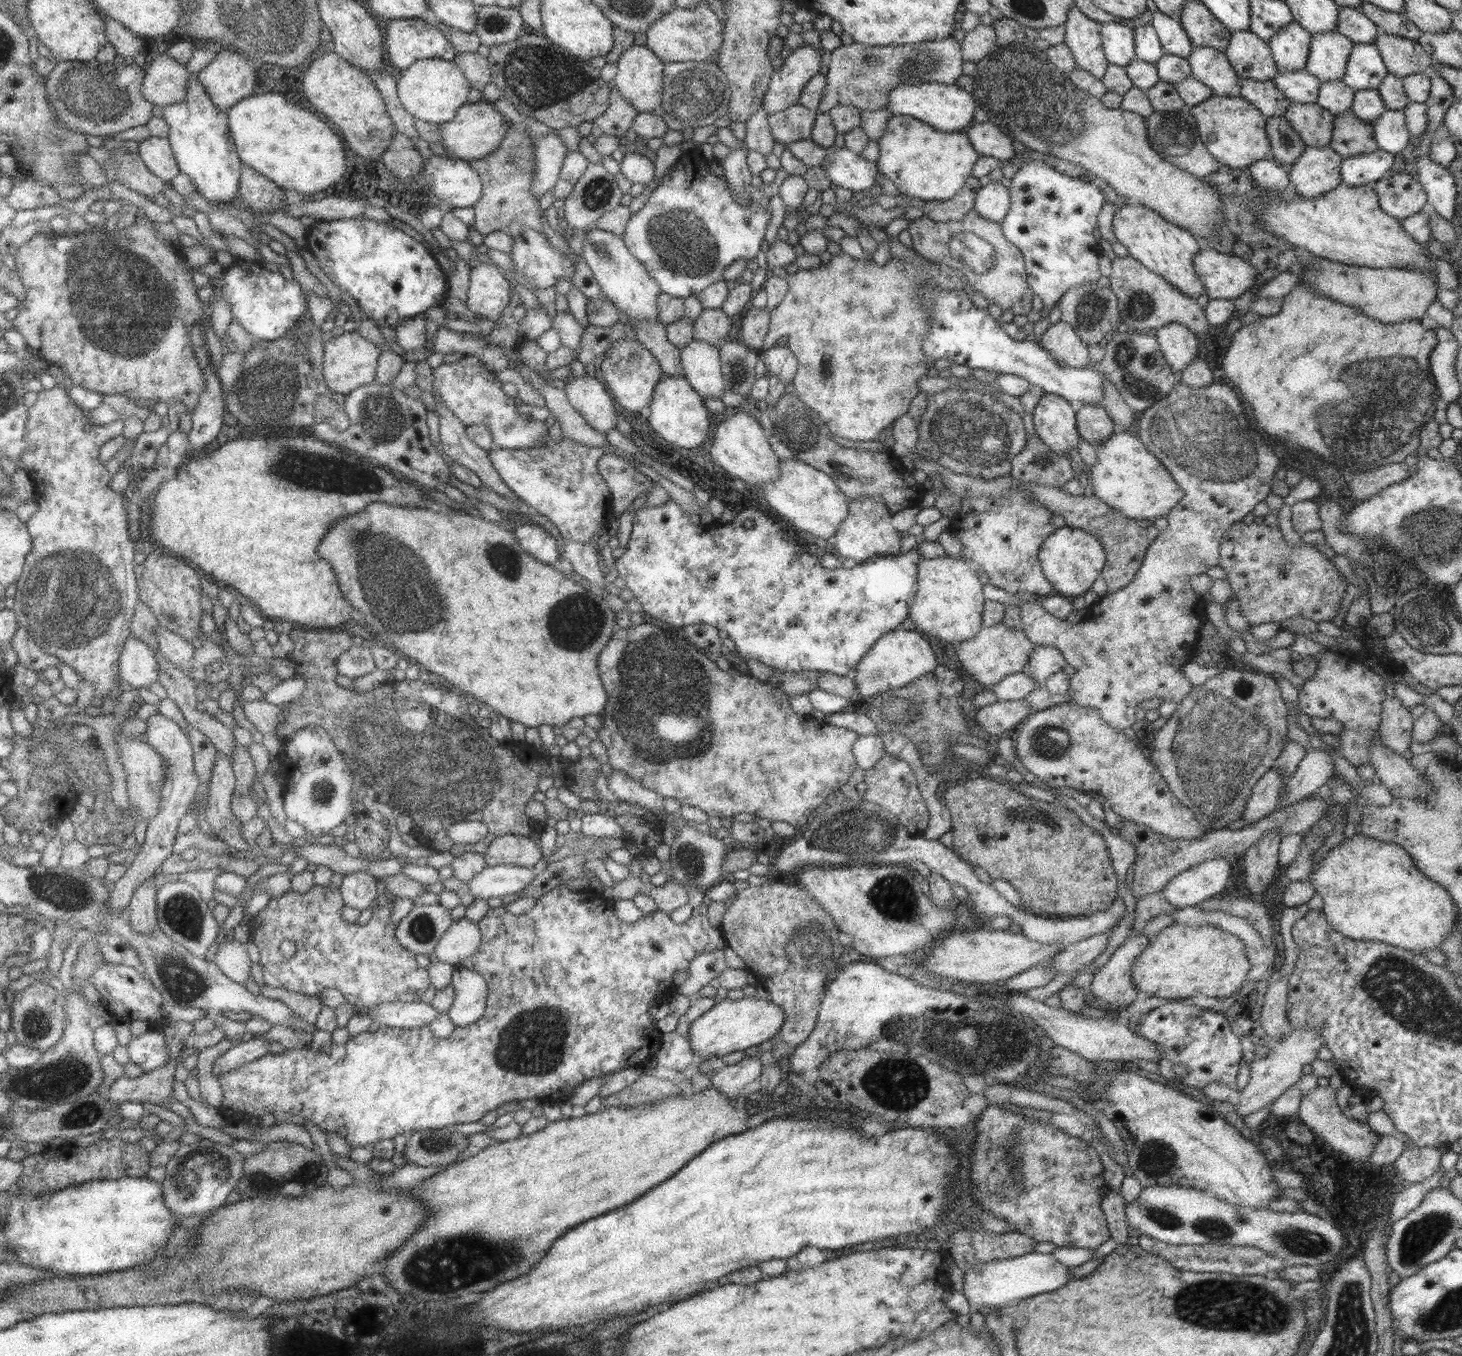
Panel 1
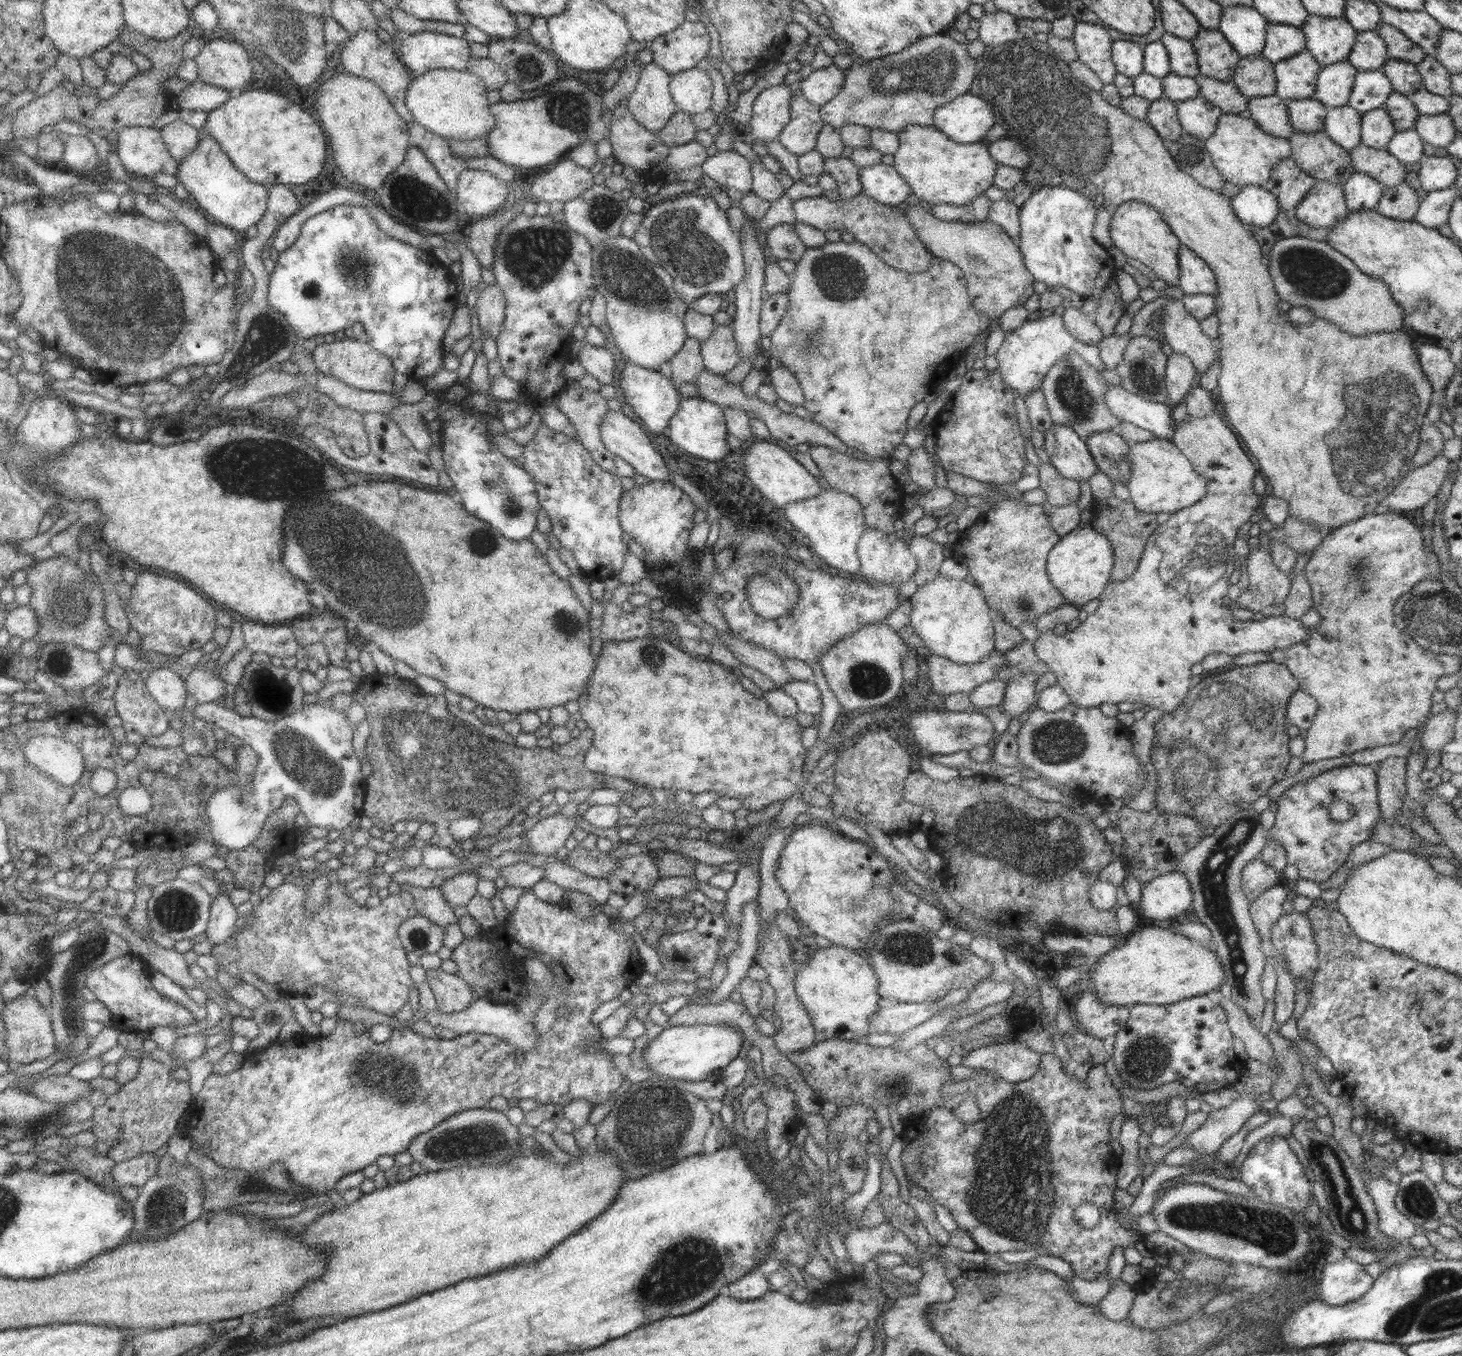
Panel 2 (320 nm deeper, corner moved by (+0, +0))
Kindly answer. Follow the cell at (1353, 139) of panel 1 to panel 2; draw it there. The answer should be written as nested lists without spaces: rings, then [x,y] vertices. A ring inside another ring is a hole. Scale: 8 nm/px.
[[[1358,144],[1349,152],[1351,166],[1354,172],[1362,172],[1380,182],[1385,189],[1397,186],[1405,178],[1405,169],[1395,156],[1386,149],[1369,148]]]

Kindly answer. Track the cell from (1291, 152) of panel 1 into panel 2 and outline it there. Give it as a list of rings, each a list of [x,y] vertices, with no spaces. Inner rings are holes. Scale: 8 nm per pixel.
[[[1288,157],[1271,168],[1269,180],[1263,188],[1274,196],[1281,211],[1293,215],[1295,207],[1315,183],[1312,176],[1299,169],[1295,161]]]

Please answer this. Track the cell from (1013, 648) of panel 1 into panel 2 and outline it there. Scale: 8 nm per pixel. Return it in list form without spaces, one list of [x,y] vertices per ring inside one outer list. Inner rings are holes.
[[[993,649],[981,662],[955,664],[949,659],[930,655],[927,659],[927,676],[934,694],[948,695],[954,692],[971,692],[981,683],[994,678],[994,674],[1006,663],[1004,653]]]

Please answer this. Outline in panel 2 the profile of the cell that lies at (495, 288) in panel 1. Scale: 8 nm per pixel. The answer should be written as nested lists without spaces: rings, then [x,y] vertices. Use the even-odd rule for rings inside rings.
[[[486,285],[479,292],[474,306],[480,332],[485,332],[491,339],[499,334],[504,319],[504,296],[497,285]]]

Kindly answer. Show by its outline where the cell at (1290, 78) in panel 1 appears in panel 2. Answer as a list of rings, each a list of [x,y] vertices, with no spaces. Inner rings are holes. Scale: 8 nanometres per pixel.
[[[1313,98],[1287,100],[1287,112],[1294,132],[1317,132],[1323,129],[1326,107]]]

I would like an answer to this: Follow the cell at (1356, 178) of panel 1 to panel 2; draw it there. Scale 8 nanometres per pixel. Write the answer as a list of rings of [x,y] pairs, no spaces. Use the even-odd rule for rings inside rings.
[[[1354,172],[1342,184],[1344,201],[1348,212],[1375,209],[1384,191],[1384,186],[1362,172]]]

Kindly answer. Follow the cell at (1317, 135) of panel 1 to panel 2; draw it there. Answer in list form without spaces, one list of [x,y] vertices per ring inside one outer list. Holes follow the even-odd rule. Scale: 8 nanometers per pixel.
[[[1322,130],[1317,132],[1292,132],[1288,138],[1295,165],[1315,180],[1345,184],[1354,173],[1349,152],[1337,146]]]

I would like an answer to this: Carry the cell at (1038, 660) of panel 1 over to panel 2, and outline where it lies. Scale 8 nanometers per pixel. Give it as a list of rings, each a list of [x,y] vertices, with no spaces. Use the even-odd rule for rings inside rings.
[[[1032,672],[1009,679],[1004,688],[1000,709],[1010,718],[1018,717],[1021,712],[1036,702],[1037,694],[1033,692],[1036,681],[1037,678]]]

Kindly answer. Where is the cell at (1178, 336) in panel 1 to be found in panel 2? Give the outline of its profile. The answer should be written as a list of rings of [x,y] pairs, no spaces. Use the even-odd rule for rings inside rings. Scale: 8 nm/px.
[[[1171,354],[1167,358],[1164,372],[1165,391],[1167,391],[1166,404],[1173,408],[1183,403],[1185,396],[1191,391],[1191,385],[1195,380],[1195,367],[1191,360],[1183,354]]]

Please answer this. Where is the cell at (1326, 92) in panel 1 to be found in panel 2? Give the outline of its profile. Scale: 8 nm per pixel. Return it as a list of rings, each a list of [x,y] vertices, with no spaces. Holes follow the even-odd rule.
[[[1347,103],[1339,108],[1326,109],[1323,131],[1337,146],[1347,152],[1361,140],[1361,115]]]

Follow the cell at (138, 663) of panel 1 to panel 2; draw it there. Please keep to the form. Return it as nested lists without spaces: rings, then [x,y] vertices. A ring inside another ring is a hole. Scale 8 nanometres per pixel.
[[[167,667],[149,670],[144,674],[146,688],[151,698],[169,715],[181,710],[187,692],[184,679]]]

